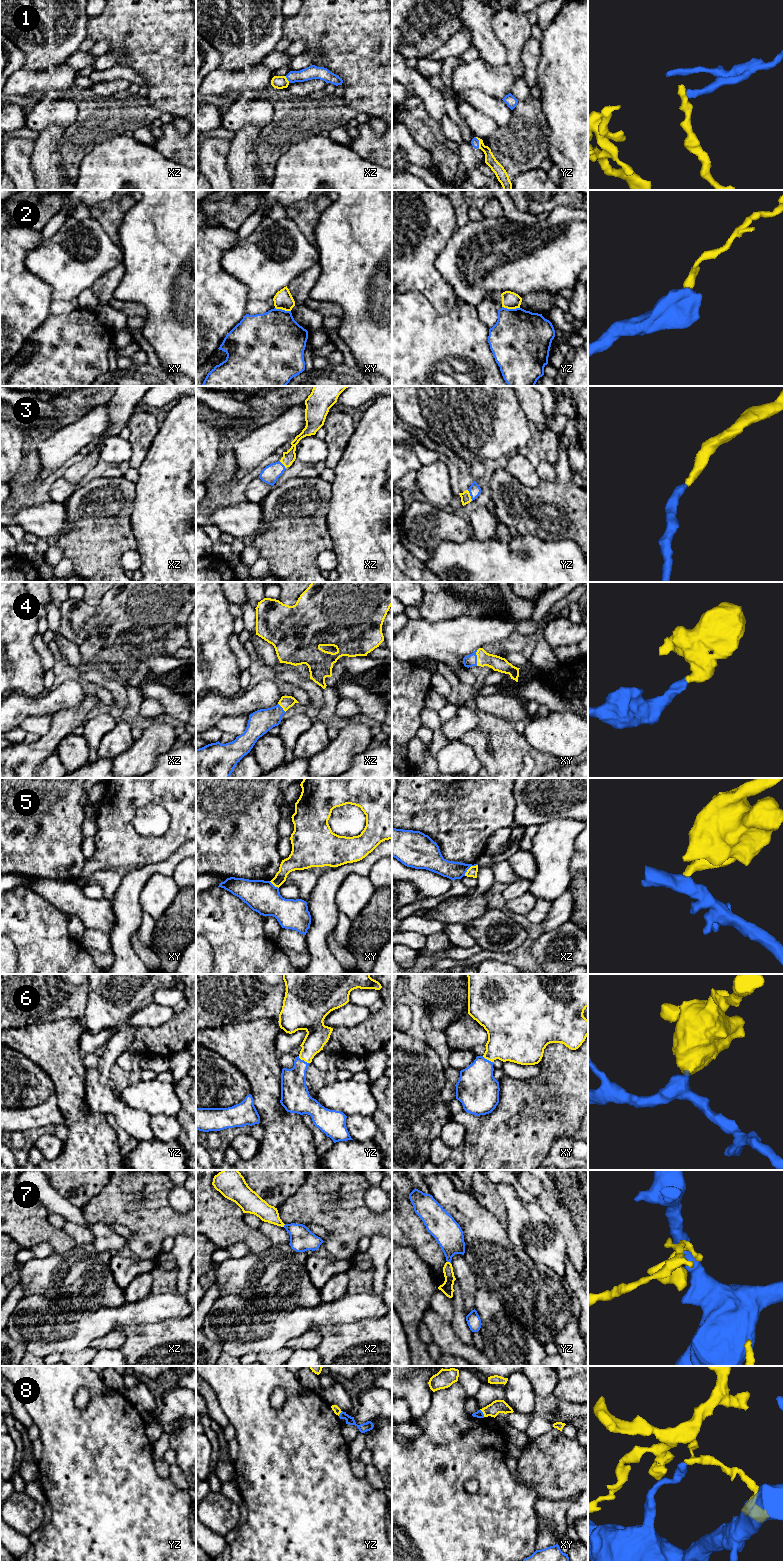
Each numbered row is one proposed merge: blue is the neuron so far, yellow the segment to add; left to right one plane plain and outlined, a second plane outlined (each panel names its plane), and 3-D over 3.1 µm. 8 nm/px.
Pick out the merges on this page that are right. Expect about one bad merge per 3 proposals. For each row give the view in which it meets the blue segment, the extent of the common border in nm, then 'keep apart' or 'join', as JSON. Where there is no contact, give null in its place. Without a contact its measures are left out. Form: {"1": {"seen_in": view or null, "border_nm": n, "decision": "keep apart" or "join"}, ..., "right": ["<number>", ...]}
{"1": {"seen_in": "yz", "border_nm": 90, "decision": "keep apart"}, "2": {"seen_in": "yz", "border_nm": 140, "decision": "keep apart"}, "3": {"seen_in": "yz", "border_nm": 100, "decision": "join"}, "4": {"seen_in": "xy", "border_nm": 130, "decision": "join"}, "5": {"seen_in": "xz", "border_nm": 140, "decision": "keep apart"}, "6": {"seen_in": "yz", "border_nm": 110, "decision": "join"}, "7": {"seen_in": "yz", "border_nm": 40, "decision": "keep apart"}, "8": {"seen_in": "xy", "border_nm": 70, "decision": "keep apart"}, "right": ["3", "4", "6"]}

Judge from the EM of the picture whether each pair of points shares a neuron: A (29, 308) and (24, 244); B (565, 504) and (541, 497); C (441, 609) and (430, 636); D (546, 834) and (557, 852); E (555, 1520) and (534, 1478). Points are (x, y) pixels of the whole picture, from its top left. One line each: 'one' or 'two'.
A: one
B: one
C: two
D: one
E: two

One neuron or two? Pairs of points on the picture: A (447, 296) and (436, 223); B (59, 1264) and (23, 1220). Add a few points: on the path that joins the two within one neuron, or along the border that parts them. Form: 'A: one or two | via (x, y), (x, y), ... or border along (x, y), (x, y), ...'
A: one | via (429, 278), (428, 241)
B: two | border along (76, 1244), (66, 1251), (54, 1253)

